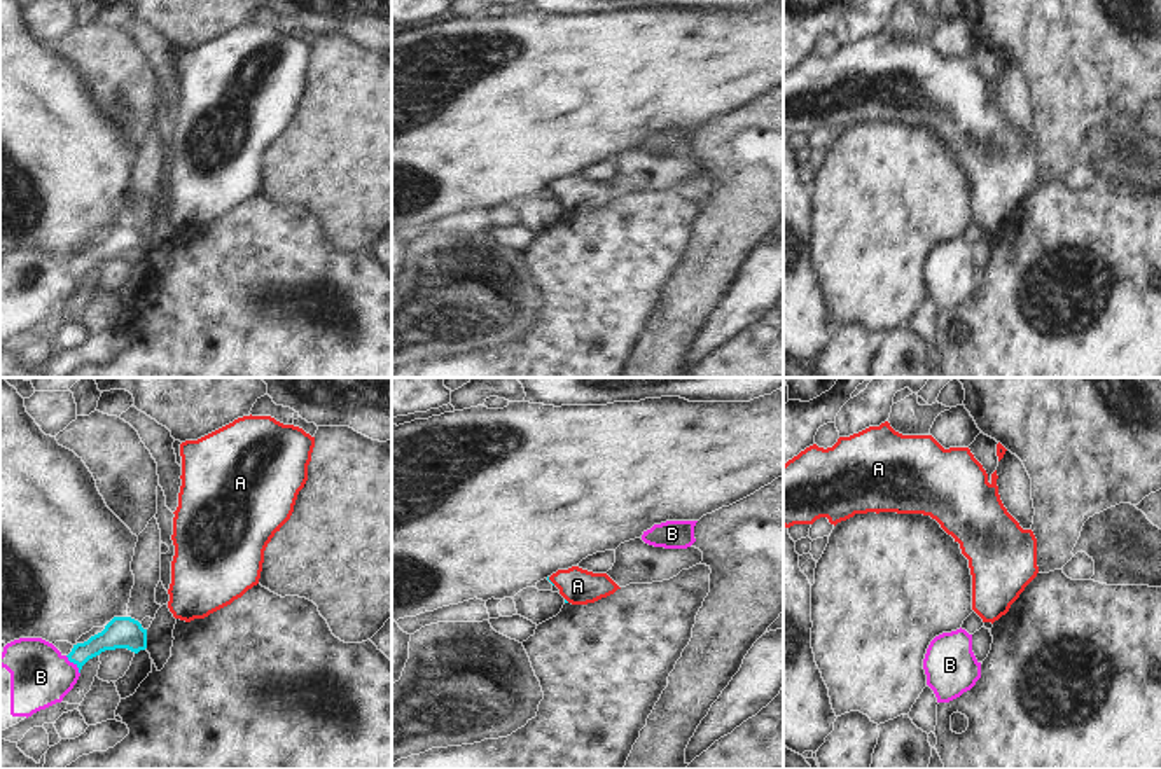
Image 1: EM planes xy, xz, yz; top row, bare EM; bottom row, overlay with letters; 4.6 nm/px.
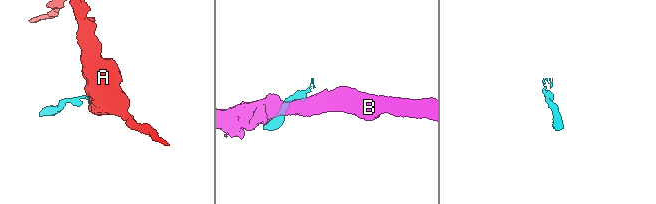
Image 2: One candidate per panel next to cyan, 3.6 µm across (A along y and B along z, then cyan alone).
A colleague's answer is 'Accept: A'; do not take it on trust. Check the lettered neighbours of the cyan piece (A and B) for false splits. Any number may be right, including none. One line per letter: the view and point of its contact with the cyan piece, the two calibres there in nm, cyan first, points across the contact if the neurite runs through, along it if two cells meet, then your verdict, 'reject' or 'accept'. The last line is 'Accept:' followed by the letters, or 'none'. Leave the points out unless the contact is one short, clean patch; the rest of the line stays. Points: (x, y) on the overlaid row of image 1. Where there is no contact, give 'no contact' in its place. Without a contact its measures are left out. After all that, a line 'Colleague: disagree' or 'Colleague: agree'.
A: meets cyan in xz at (549, 581); 20 nm thick on the cyan side, 170 nm on the other; runs through xz (548, 577), (549, 581), (569, 581), (577, 586); accept
B: meets cyan in xy at (74, 663); 140 nm thick on the cyan side, 280 nm on the other; reject
Accept: A
Colleague: agree

